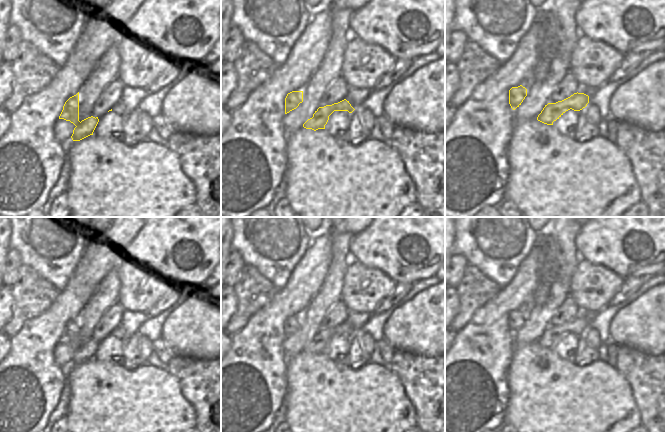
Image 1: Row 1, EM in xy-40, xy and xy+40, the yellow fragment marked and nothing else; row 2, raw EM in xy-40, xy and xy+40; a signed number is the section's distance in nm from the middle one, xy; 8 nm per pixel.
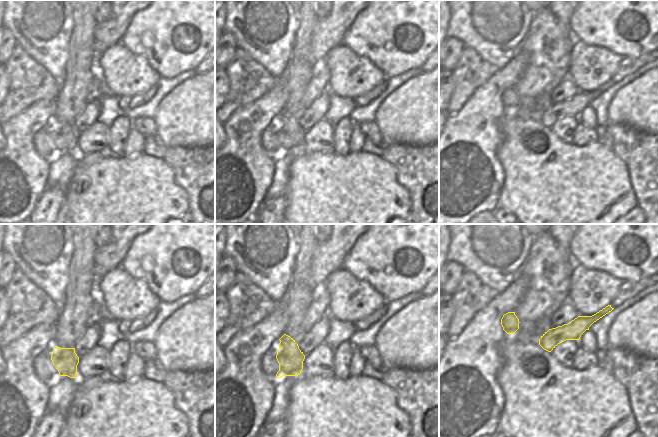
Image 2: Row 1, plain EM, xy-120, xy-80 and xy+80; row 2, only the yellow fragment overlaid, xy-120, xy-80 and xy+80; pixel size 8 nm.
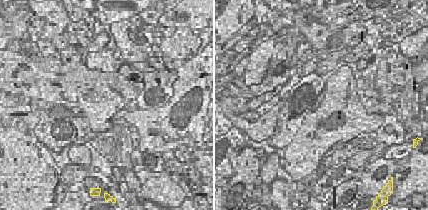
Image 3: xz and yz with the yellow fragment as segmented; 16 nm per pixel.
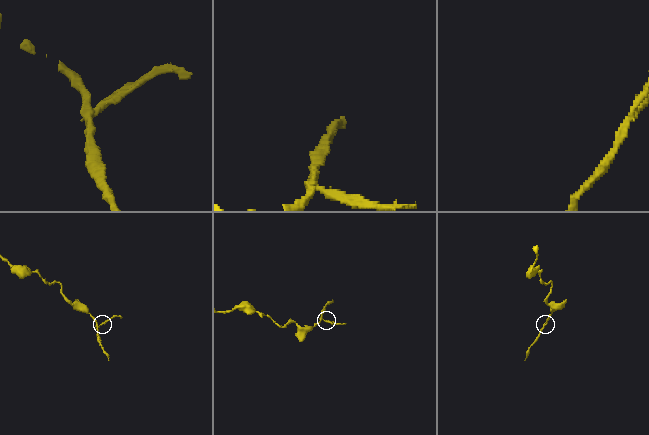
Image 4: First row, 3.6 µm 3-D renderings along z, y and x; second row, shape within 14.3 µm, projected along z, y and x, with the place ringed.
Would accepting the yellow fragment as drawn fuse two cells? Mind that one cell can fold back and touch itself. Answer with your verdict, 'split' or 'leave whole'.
split

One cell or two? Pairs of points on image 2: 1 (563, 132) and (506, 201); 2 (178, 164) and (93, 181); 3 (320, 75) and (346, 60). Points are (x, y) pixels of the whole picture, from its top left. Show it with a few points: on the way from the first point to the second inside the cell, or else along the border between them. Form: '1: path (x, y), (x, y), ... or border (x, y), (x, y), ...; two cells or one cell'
1: border (550, 128), (562, 141), (571, 143); two cells
2: border (162, 158), (170, 167), (174, 180), (181, 187); two cells
3: border (323, 61), (328, 71), (329, 91); two cells

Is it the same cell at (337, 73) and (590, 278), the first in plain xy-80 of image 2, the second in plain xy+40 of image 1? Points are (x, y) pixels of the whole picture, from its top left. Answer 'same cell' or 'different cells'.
same cell

